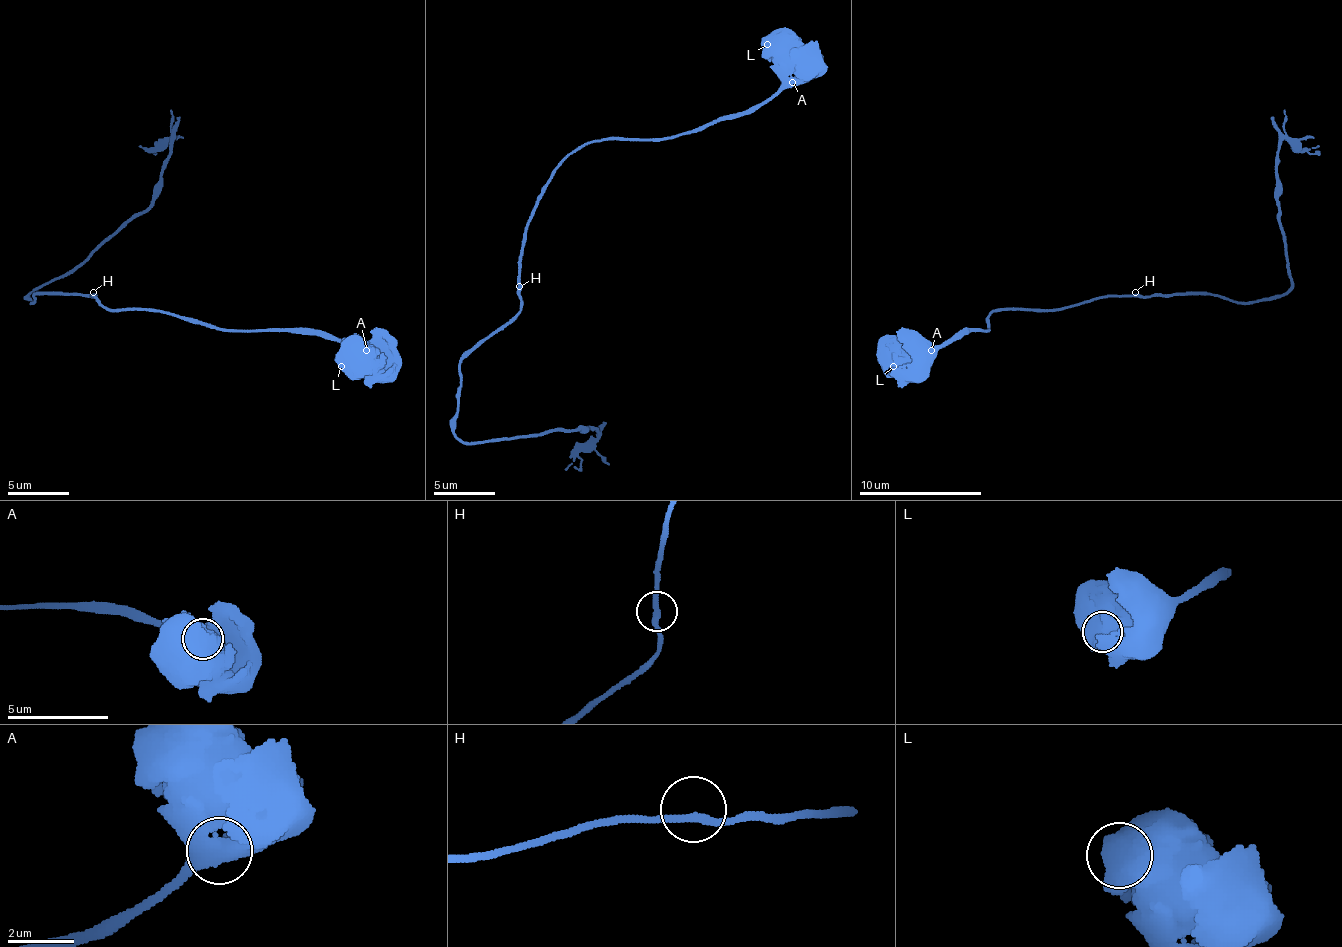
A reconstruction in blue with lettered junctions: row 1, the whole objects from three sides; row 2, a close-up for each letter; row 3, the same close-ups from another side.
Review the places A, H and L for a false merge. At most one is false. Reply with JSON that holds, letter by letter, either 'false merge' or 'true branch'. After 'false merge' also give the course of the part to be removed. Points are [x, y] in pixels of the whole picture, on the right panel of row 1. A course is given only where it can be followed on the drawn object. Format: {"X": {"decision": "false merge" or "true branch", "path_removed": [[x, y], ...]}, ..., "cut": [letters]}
{"A": {"decision": "true branch"}, "H": {"decision": "true branch"}, "L": {"decision": "true branch"}, "cut": []}

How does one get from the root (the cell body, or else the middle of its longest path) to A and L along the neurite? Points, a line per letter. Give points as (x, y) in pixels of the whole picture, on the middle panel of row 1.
A: (519, 286), (519, 252), (534, 200), (574, 151), (605, 139), (672, 139), (697, 133), (755, 112), (792, 81)
L: (519, 286), (534, 200), (574, 151), (605, 139), (672, 139), (755, 112), (779, 87), (767, 44)

